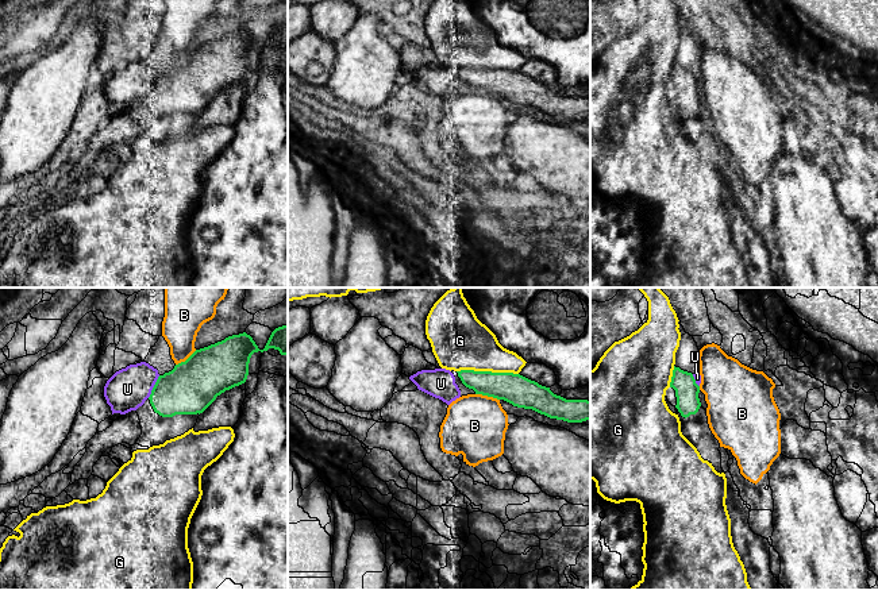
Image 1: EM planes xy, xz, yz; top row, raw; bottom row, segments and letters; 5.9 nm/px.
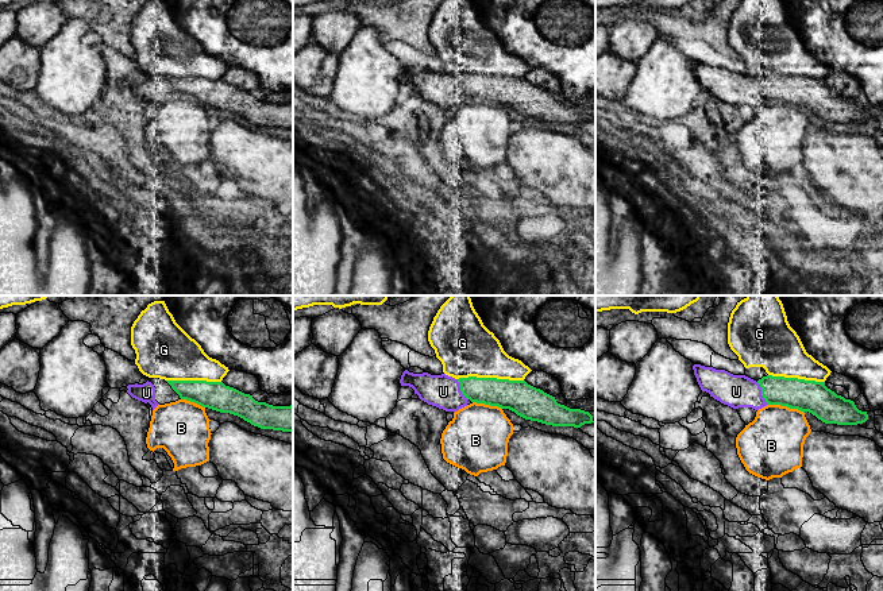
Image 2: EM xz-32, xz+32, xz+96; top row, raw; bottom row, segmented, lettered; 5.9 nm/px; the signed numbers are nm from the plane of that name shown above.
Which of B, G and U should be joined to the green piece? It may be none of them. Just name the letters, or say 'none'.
U

